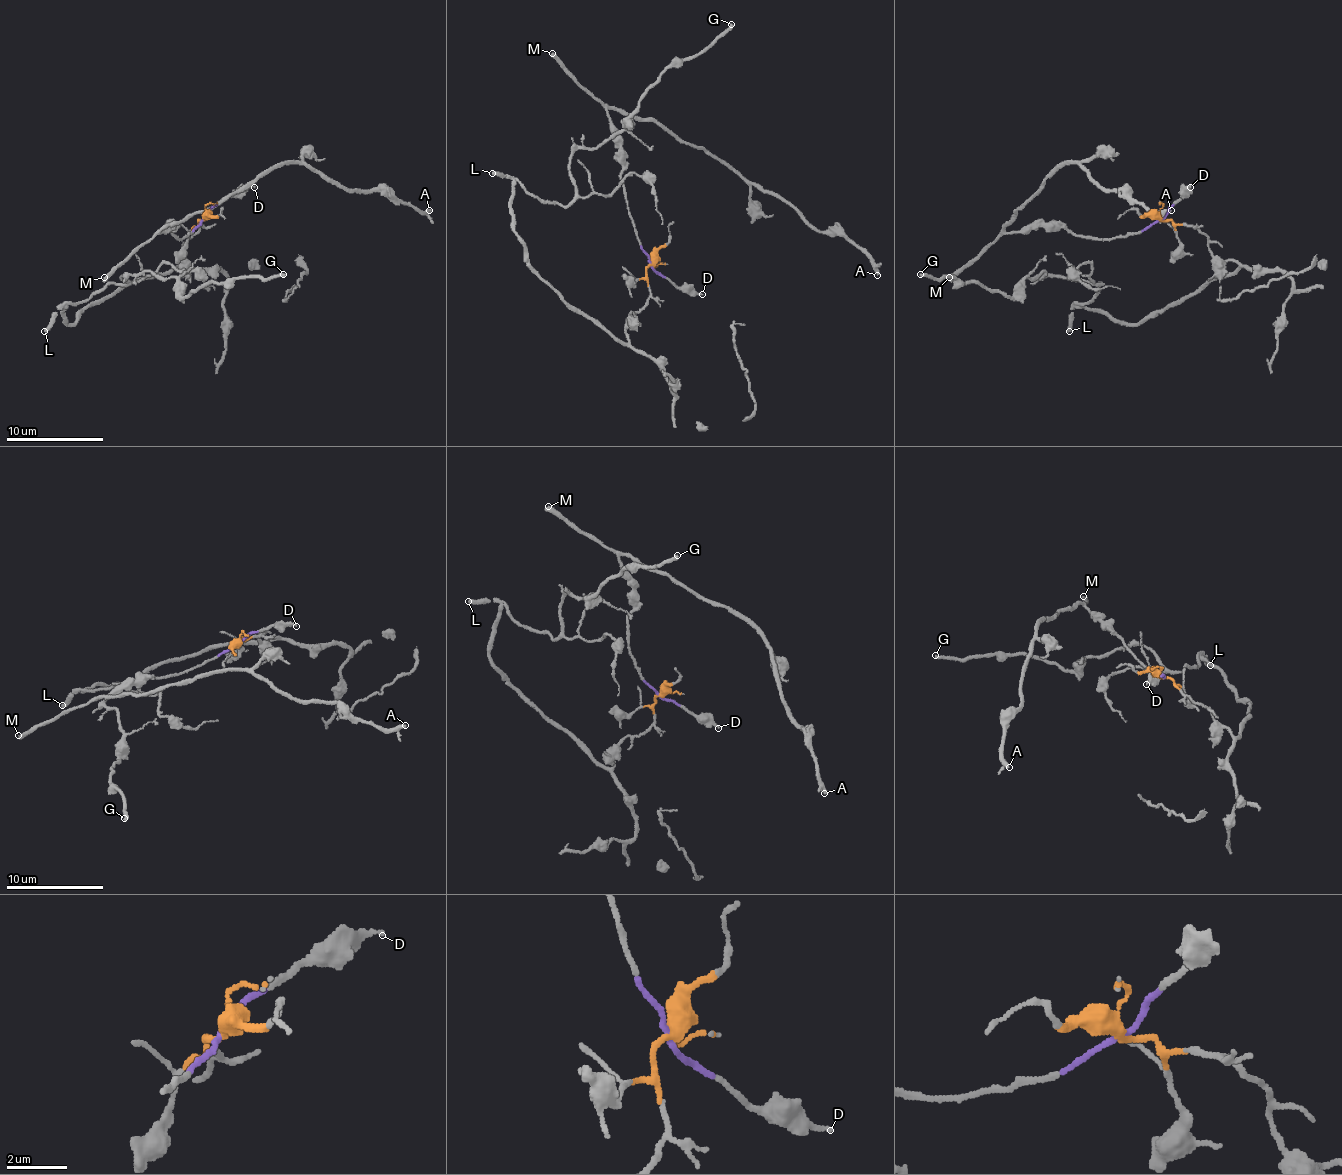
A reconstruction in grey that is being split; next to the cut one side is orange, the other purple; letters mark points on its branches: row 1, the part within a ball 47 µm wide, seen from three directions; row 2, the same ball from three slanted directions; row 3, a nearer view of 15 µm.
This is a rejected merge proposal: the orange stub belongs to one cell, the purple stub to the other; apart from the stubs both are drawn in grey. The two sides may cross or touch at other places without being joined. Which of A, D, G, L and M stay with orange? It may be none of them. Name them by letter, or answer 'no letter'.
G, L

